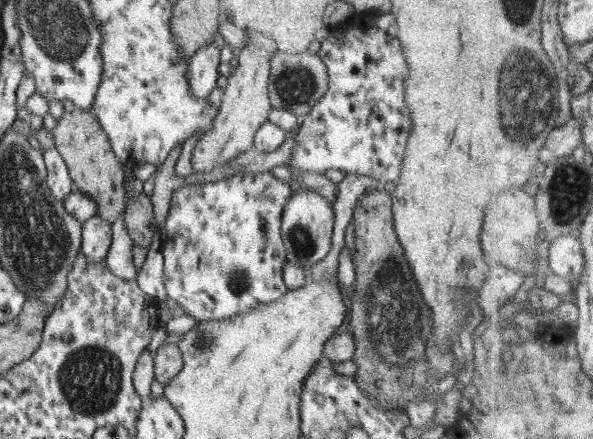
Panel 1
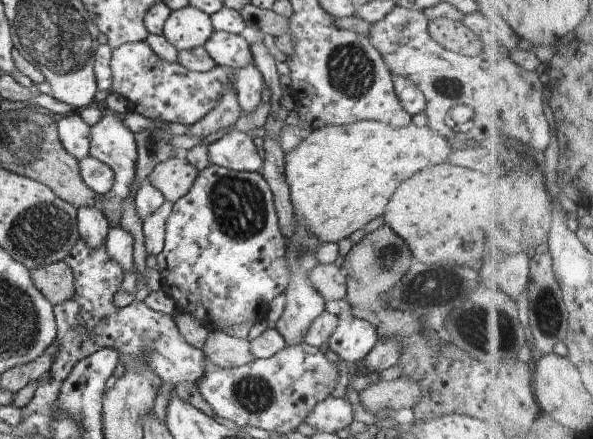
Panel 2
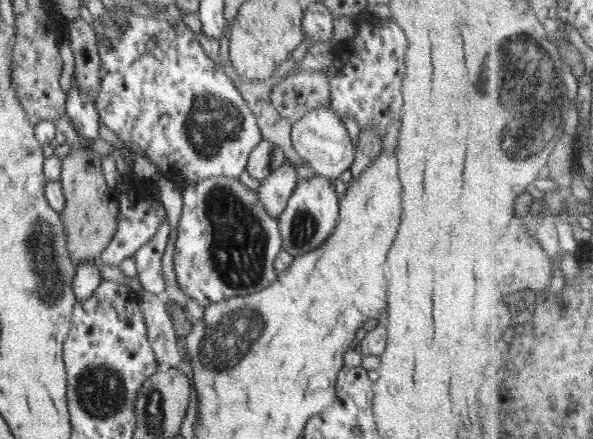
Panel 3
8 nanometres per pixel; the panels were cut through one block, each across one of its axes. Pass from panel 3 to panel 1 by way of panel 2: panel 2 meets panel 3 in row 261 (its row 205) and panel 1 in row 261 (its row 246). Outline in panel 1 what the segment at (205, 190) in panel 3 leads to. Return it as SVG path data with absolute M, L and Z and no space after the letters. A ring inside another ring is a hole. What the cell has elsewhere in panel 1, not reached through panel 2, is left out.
M264 172L260 174L234 174L228 179L218 180L217 182L209 182L204 184L184 185L177 188L172 193L171 205L165 224L161 227L160 232L165 234L164 238L164 287L168 297L180 306L180 311L193 316L198 322L206 320L228 319L234 315L252 310L257 305L266 305L278 299L287 292L287 287L283 282L283 267L287 262L284 242L281 236L281 218L284 213L284 206L288 199L293 195L292 188L284 180L280 180L272 175L272 172Z

